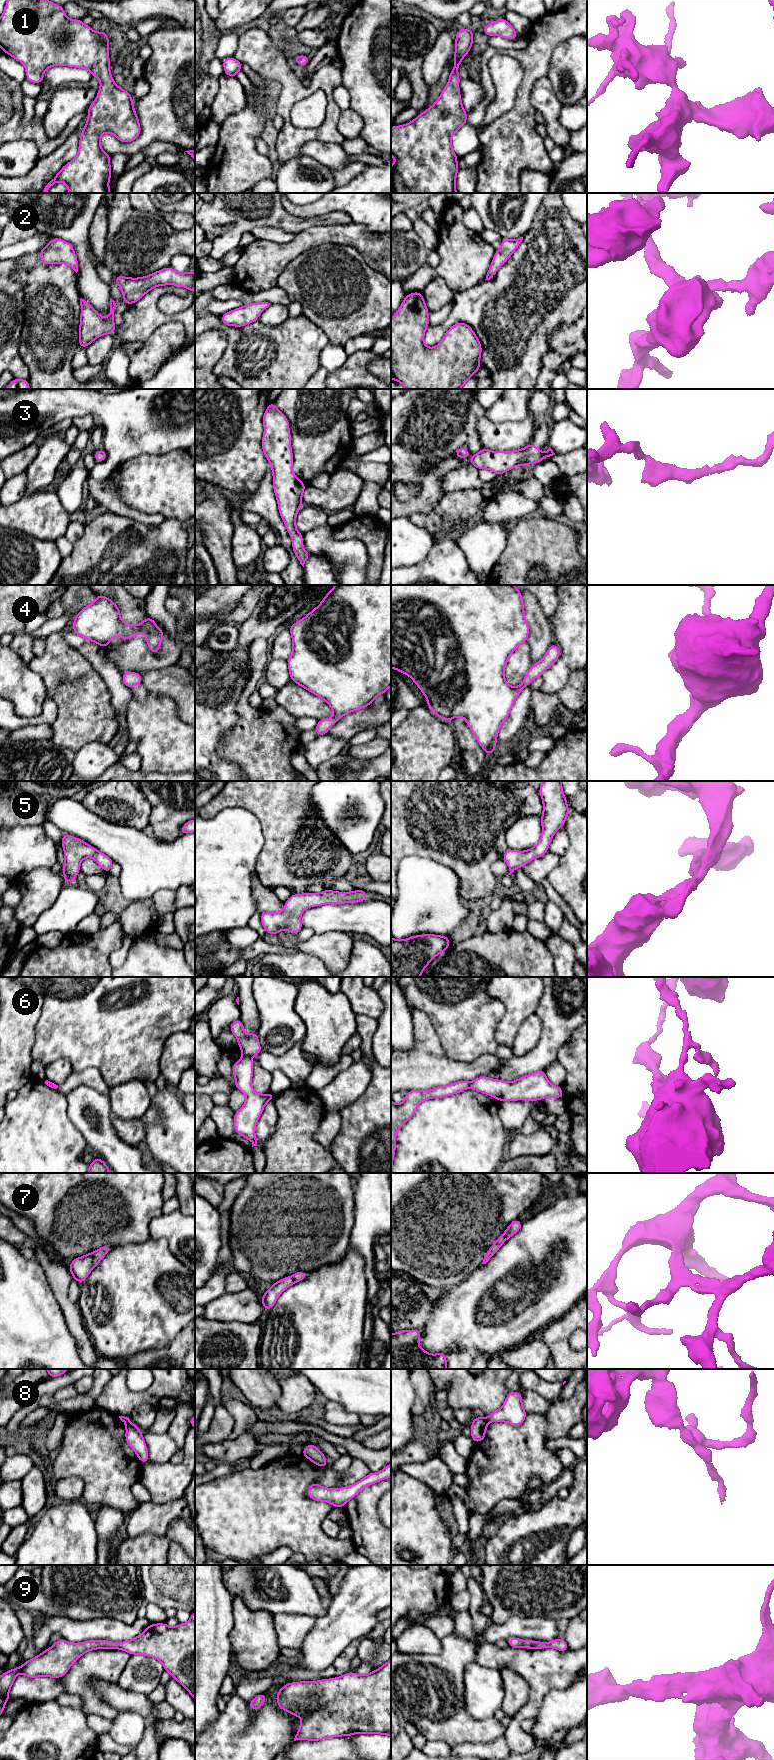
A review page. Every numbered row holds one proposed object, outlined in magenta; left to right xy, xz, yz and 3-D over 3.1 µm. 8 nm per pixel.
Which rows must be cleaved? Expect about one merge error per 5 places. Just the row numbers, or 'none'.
6, 8

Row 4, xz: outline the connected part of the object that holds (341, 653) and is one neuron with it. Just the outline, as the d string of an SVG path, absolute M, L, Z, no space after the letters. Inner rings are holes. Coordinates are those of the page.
M335 585L329 593L325 594L324 599L316 608L304 618L289 626L289 630L292 636L293 650L287 660L290 679L314 695L322 698L334 713L332 718L318 721L314 729L318 737L327 734L329 729L335 725L342 716L372 704L378 695L385 694L391 686L391 585Z

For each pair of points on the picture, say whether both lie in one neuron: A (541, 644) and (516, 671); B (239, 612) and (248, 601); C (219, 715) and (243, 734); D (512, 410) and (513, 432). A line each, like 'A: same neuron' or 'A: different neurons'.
A: different neurons
B: same neuron
C: different neurons
D: different neurons

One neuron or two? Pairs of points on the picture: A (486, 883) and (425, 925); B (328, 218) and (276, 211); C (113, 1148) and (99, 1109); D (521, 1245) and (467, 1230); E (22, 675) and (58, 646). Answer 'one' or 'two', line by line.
A: two
B: one
C: one
D: two
E: two

